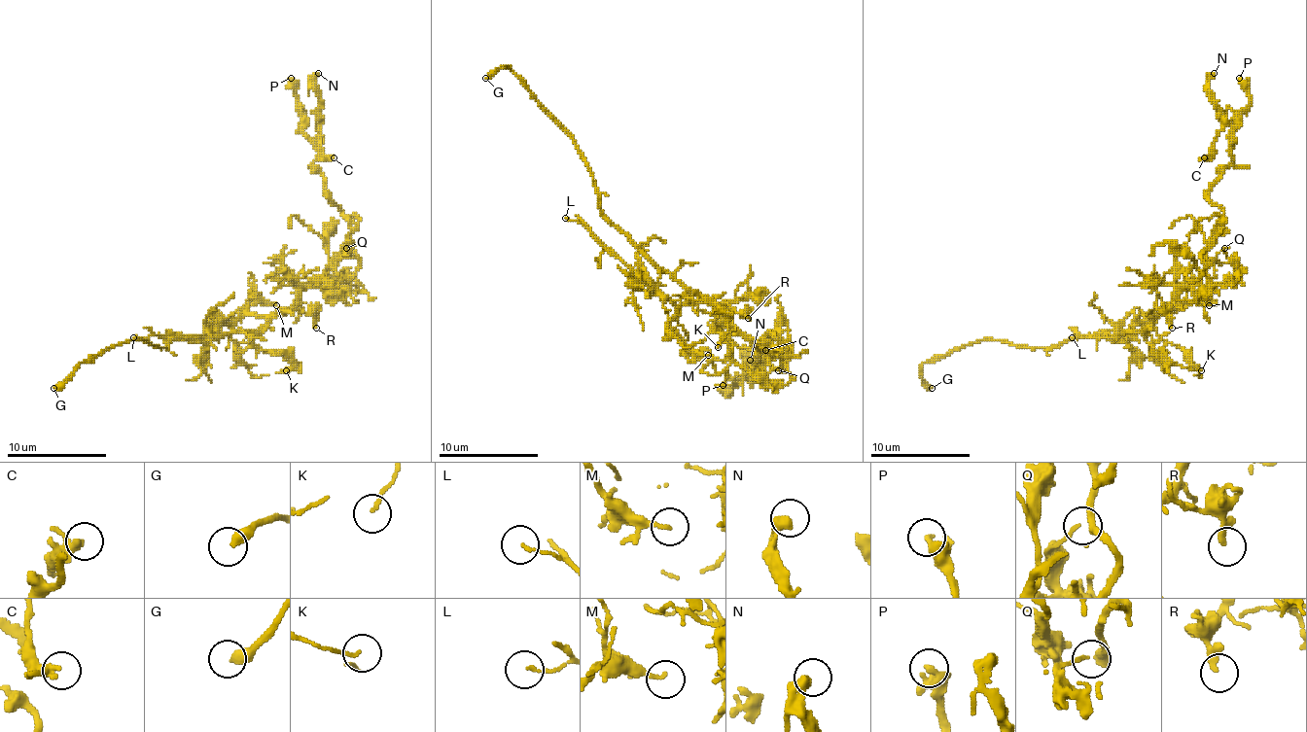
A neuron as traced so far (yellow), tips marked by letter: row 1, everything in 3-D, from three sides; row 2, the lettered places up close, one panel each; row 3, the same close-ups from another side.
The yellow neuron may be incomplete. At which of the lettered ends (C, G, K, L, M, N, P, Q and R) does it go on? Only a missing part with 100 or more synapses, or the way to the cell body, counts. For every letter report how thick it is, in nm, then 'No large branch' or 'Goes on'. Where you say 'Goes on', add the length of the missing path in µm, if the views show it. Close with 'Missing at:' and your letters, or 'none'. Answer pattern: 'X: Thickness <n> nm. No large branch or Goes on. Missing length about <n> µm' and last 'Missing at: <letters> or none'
C: Thickness 360 nm. No large branch
G: Thickness 440 nm. Goes on. Missing length about 20 µm
K: Thickness 130 nm. No large branch
L: Thickness 110 nm. No large branch
M: Thickness 190 nm. No large branch
N: Thickness 400 nm. No large branch
P: Thickness 280 nm. No large branch
Q: Thickness 140 nm. No large branch
R: Thickness 280 nm. No large branch
Missing at: G

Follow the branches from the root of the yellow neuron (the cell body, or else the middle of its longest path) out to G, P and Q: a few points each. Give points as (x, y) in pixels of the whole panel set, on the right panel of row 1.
G: (1156, 315), (1142, 330), (1072, 337), (1049, 347), (977, 340), (922, 365), (922, 380), (932, 388)
P: (1156, 315), (1199, 280), (1189, 232), (1224, 213), (1209, 191), (1231, 160), (1229, 133), (1249, 103), (1239, 78)
Q: (1156, 315), (1174, 305), (1191, 302), (1201, 290), (1234, 275), (1236, 265), (1224, 248)

